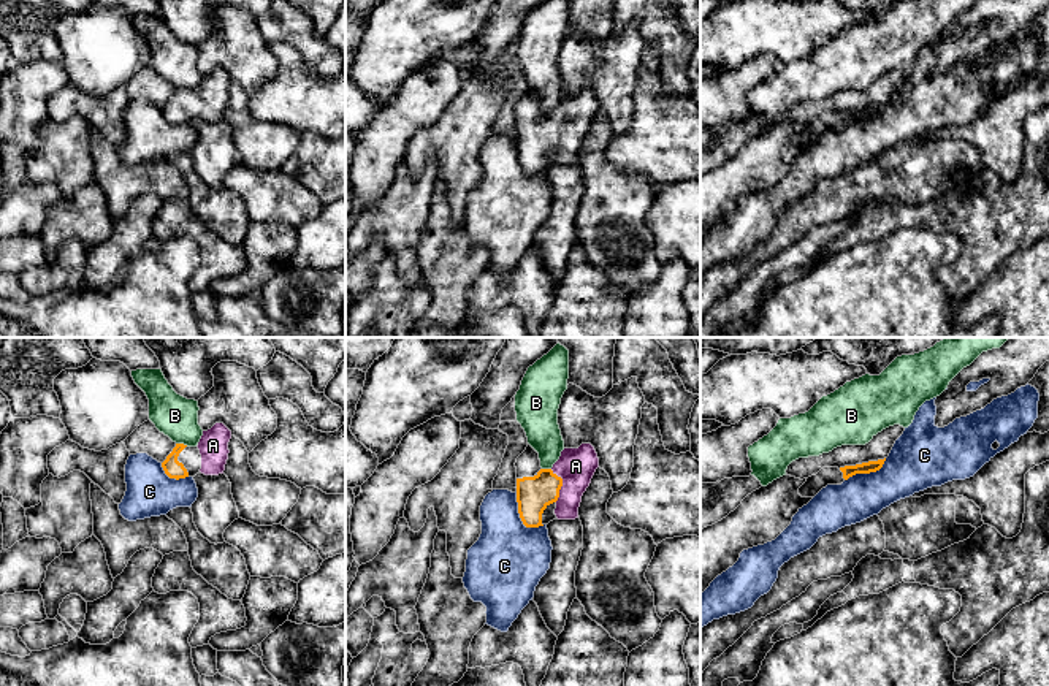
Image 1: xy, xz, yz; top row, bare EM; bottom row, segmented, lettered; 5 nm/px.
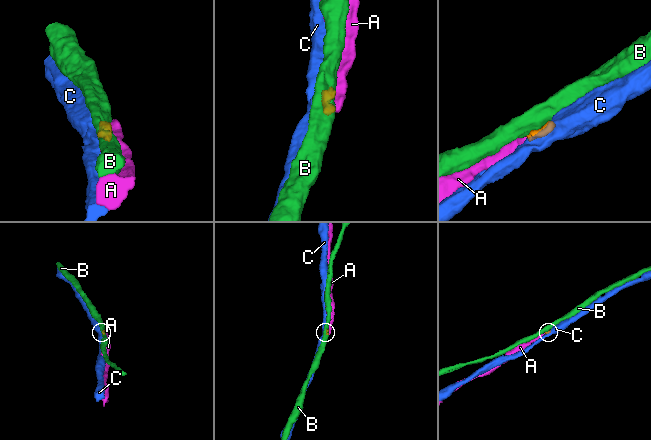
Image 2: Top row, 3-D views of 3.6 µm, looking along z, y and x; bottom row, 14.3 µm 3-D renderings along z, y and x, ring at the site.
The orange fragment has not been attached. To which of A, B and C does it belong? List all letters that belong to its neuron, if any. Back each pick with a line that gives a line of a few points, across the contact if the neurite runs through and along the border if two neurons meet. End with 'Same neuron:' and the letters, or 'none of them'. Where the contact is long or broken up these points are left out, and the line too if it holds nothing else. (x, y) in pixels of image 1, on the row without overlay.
A: Line: xz (534, 138), (549, 130), (561, 130), (575, 111)
Same neuron: A

